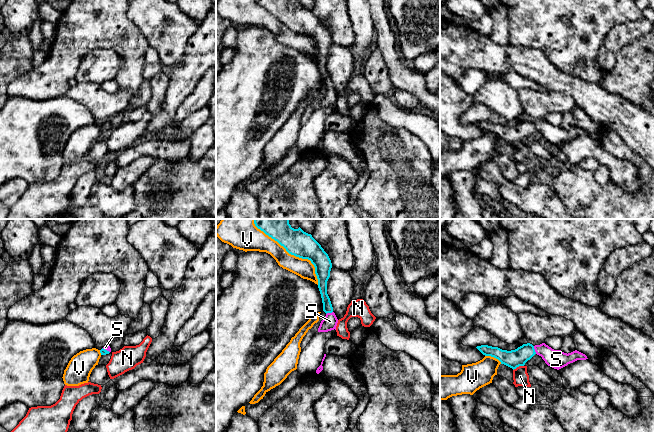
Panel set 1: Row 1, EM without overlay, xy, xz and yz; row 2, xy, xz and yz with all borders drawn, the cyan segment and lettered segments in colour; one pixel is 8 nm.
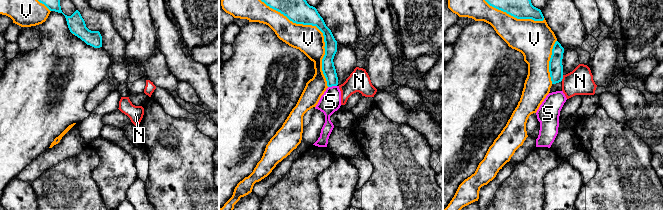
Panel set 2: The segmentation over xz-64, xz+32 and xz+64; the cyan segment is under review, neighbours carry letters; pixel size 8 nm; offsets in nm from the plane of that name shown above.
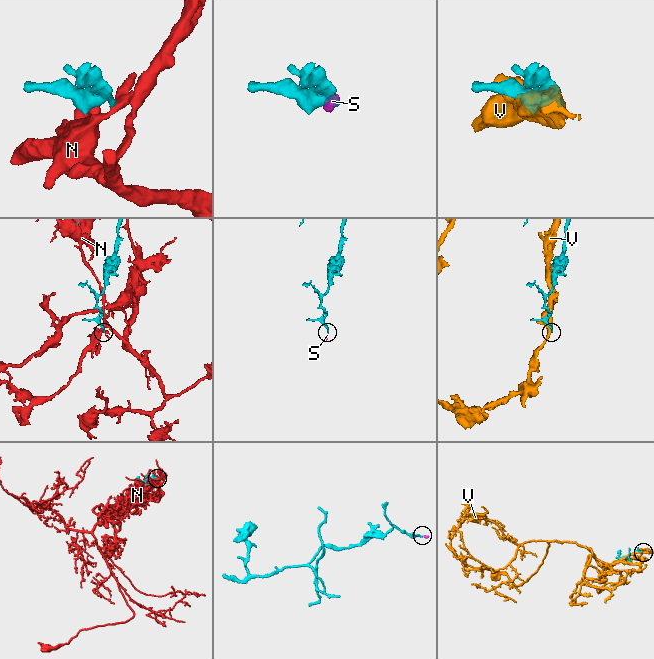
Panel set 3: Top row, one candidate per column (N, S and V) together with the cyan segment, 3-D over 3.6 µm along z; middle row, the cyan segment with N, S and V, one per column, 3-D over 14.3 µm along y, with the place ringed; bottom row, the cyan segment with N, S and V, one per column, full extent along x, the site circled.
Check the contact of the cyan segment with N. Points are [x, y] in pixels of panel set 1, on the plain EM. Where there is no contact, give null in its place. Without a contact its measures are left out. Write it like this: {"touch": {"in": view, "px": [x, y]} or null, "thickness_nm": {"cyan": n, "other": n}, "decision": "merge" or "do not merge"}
{"touch": {"in": "yz", "px": [518, 142]}, "thickness_nm": {"cyan": 140, "other": 130}, "decision": "do not merge"}

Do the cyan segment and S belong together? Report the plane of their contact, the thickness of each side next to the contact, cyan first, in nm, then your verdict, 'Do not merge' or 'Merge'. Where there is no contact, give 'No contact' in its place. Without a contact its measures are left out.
Touches cyan in yz. Thickness 140 nm (cyan) against 150 nm. Merge

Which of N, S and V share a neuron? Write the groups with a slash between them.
N / S / V

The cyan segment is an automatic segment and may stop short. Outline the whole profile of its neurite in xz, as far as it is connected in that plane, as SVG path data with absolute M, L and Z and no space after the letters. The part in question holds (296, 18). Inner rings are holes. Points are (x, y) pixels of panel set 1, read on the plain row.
M255 0L255 2L277 17L289 30L311 37L318 55L323 87L326 89L320 99L318 108L336 106L338 95L333 88L333 83L327 70L327 57L330 53L332 39L321 21L311 10L304 8L300 3L294 5L290 0Z

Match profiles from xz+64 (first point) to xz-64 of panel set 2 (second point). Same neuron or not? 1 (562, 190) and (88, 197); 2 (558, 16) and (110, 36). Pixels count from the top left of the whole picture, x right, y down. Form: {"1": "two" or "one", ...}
{"1": "two", "2": "two"}

